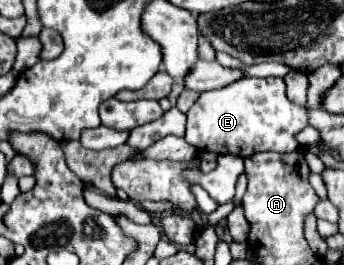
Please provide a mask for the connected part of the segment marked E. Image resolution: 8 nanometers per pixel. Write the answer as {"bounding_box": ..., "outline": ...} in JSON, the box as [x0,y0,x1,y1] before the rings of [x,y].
{"bounding_box":[186,78,308,158],"outline":[[[242,78],[230,86],[224,86],[220,90],[200,92],[200,98],[194,102],[194,106],[188,110],[188,122],[186,122],[186,142],[208,150],[214,154],[236,154],[240,158],[278,150],[278,152],[290,152],[296,150],[296,132],[304,130],[308,126],[308,108],[298,106],[286,98],[286,84],[284,78]]]}

